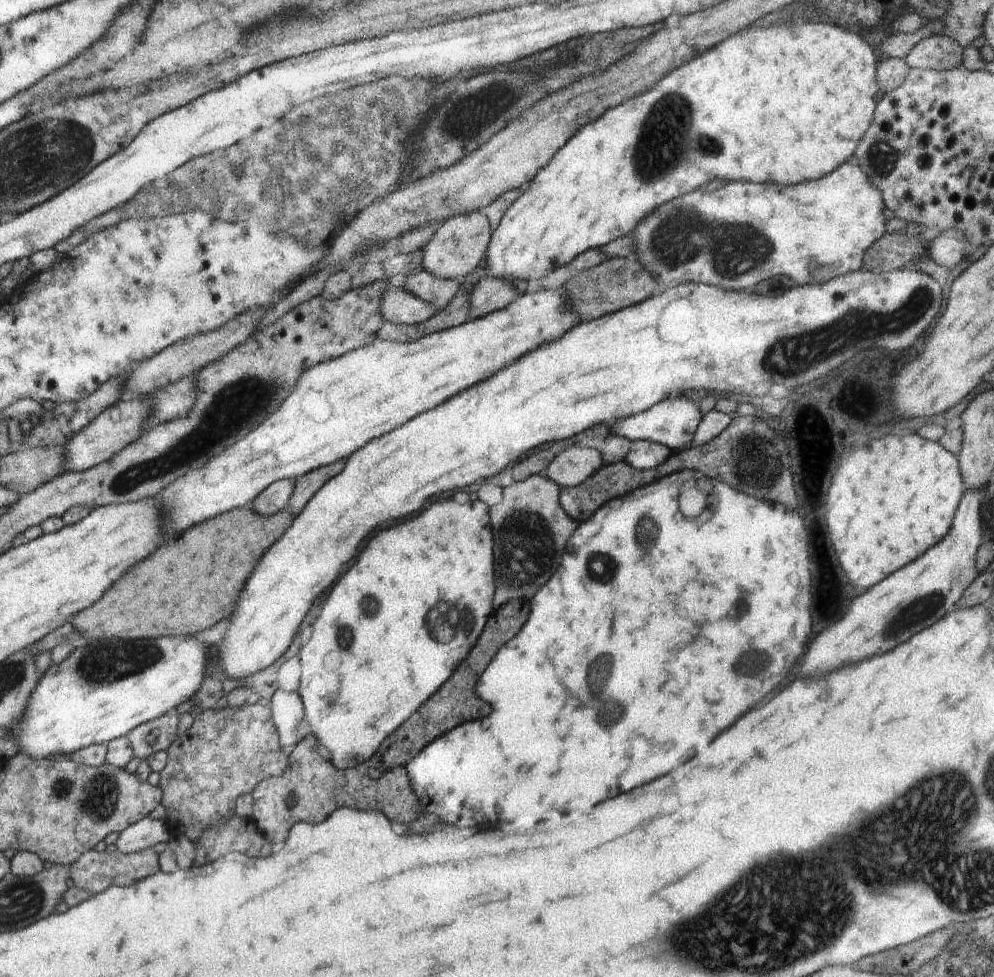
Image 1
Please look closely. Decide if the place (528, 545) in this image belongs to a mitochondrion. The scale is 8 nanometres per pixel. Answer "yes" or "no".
yes

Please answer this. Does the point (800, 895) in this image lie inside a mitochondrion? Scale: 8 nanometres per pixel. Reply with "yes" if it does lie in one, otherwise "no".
yes

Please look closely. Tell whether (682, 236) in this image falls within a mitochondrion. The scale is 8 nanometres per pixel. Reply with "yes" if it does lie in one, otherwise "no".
yes

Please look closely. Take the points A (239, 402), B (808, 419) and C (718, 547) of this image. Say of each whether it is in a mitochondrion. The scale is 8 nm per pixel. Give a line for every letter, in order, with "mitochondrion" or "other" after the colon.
A: mitochondrion
B: other
C: other

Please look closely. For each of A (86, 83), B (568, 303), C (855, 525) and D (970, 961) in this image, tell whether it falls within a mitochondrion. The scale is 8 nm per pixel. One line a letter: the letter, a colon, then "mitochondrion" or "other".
A: other
B: other
C: other
D: mitochondrion

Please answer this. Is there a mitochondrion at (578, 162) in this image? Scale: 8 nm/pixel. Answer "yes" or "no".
no

